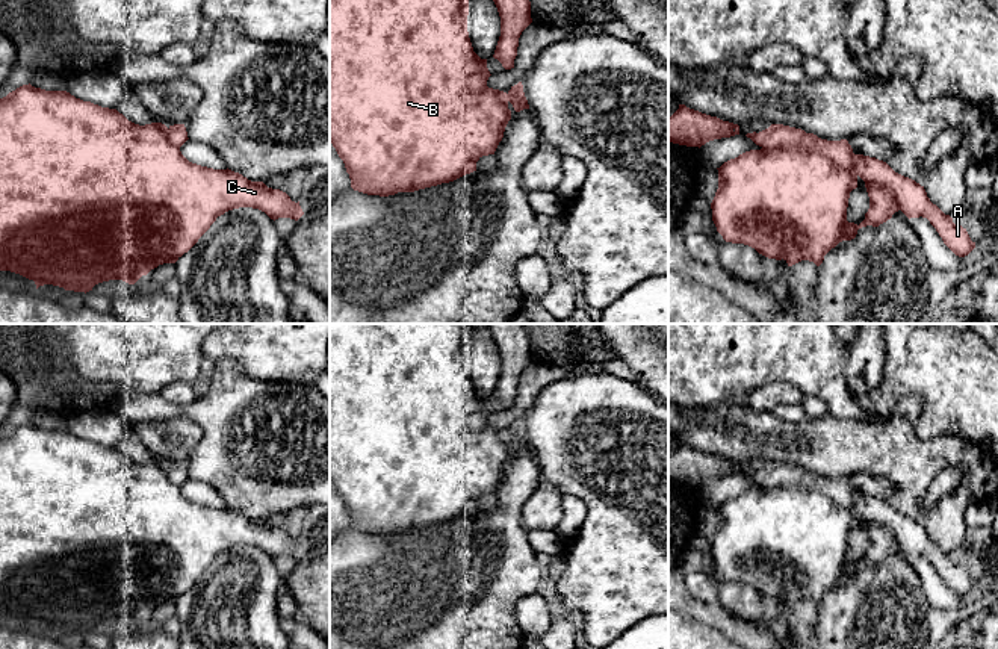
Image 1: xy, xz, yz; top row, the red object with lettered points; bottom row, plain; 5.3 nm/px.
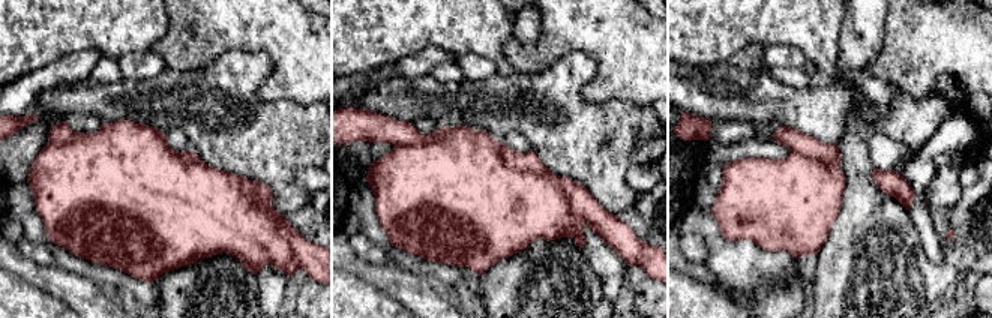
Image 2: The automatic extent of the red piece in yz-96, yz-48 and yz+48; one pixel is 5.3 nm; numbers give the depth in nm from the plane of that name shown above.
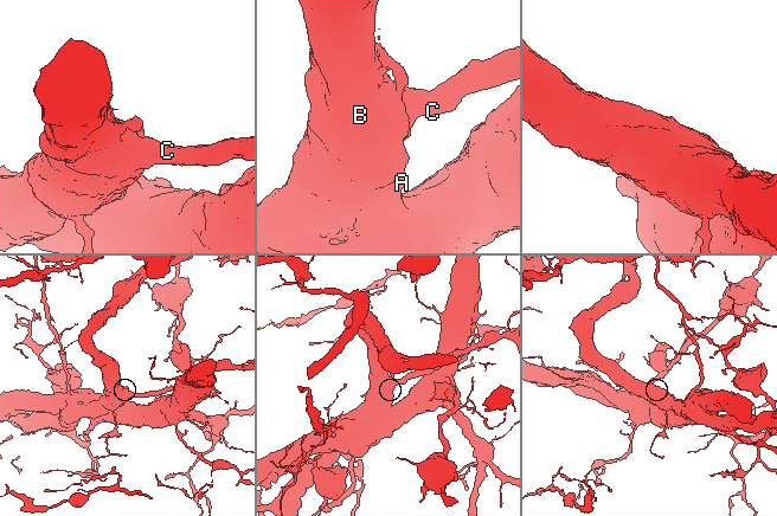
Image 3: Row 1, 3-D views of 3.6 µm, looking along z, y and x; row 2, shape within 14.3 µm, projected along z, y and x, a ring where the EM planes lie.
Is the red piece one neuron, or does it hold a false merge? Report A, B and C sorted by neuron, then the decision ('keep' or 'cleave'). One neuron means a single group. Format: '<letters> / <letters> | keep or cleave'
A / B C | cleave

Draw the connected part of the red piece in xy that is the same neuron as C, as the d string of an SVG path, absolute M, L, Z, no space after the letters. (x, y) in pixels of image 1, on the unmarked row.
M30 422L17 427L0 437L0 610L11 610L33 619L36 628L44 623L65 629L89 631L98 622L122 619L135 623L142 614L163 602L175 602L210 567L218 555L239 546L253 546L265 551L271 558L290 557L298 560L304 551L299 540L280 529L268 526L263 520L251 520L231 508L213 508L189 501L180 490L184 483L184 463L166 466L162 461L145 464L129 460L116 448L101 446L91 440L76 437L67 430L45 430Z

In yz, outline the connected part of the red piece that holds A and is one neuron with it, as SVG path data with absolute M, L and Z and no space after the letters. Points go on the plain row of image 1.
M780 463L783 474L780 483L783 486L803 486L817 489L827 495L836 504L854 511L863 520L872 520L888 526L901 551L910 557L927 557L936 567L944 582L959 596L968 595L975 581L971 579L966 567L953 561L950 554L945 554L936 543L930 540L924 525L915 519L895 511L886 501L876 496L854 493L847 478L827 480L814 472L806 472L801 467Z

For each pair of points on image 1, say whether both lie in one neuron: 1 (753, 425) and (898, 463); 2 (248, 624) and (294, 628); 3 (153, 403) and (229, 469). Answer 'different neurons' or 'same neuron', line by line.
1: same neuron
2: different neurons
3: same neuron

